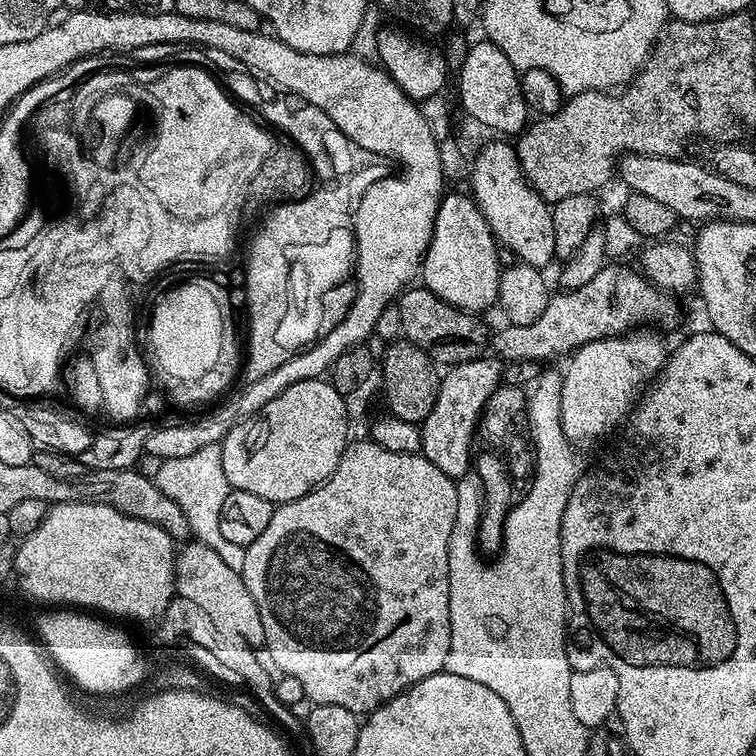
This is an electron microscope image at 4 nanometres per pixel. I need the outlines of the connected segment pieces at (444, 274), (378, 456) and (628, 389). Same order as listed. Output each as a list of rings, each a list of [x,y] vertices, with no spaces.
[[[449,191],[438,206],[434,234],[424,255],[423,287],[463,312],[484,314],[498,301],[498,282],[502,271],[498,241],[471,195]]]
[[[371,438],[353,439],[345,448],[342,458],[338,458],[334,474],[330,474],[330,478],[323,480],[316,488],[302,494],[302,498],[294,498],[273,507],[266,530],[262,530],[262,534],[258,534],[258,538],[254,538],[254,542],[246,547],[242,575],[246,590],[250,590],[250,598],[254,598],[254,606],[258,606],[258,614],[262,618],[263,647],[268,648],[267,659],[270,664],[272,659],[271,667],[277,673],[280,671],[293,676],[300,683],[301,690],[312,699],[313,705],[346,706],[346,710],[357,714],[373,712],[400,692],[443,672],[446,654],[450,654],[448,551],[450,534],[454,530],[454,514],[458,514],[456,480],[442,474],[434,462],[422,454],[394,454],[394,450],[382,450],[382,446],[378,446]]]
[[[644,326],[639,330],[629,330],[623,336],[604,336],[600,340],[583,344],[571,353],[567,361],[568,369],[562,372],[562,430],[566,430],[566,438],[572,445],[588,444],[606,435],[611,428],[619,429],[627,421],[642,393],[663,370],[670,355],[669,345],[664,345],[663,338],[656,332],[659,331]]]

